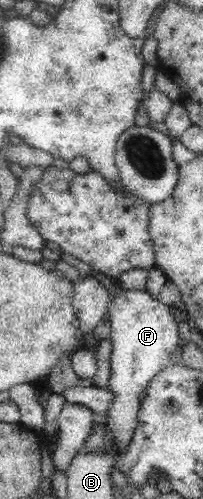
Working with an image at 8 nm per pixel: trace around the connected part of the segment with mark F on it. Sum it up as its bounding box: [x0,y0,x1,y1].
[106,288,179,457]

